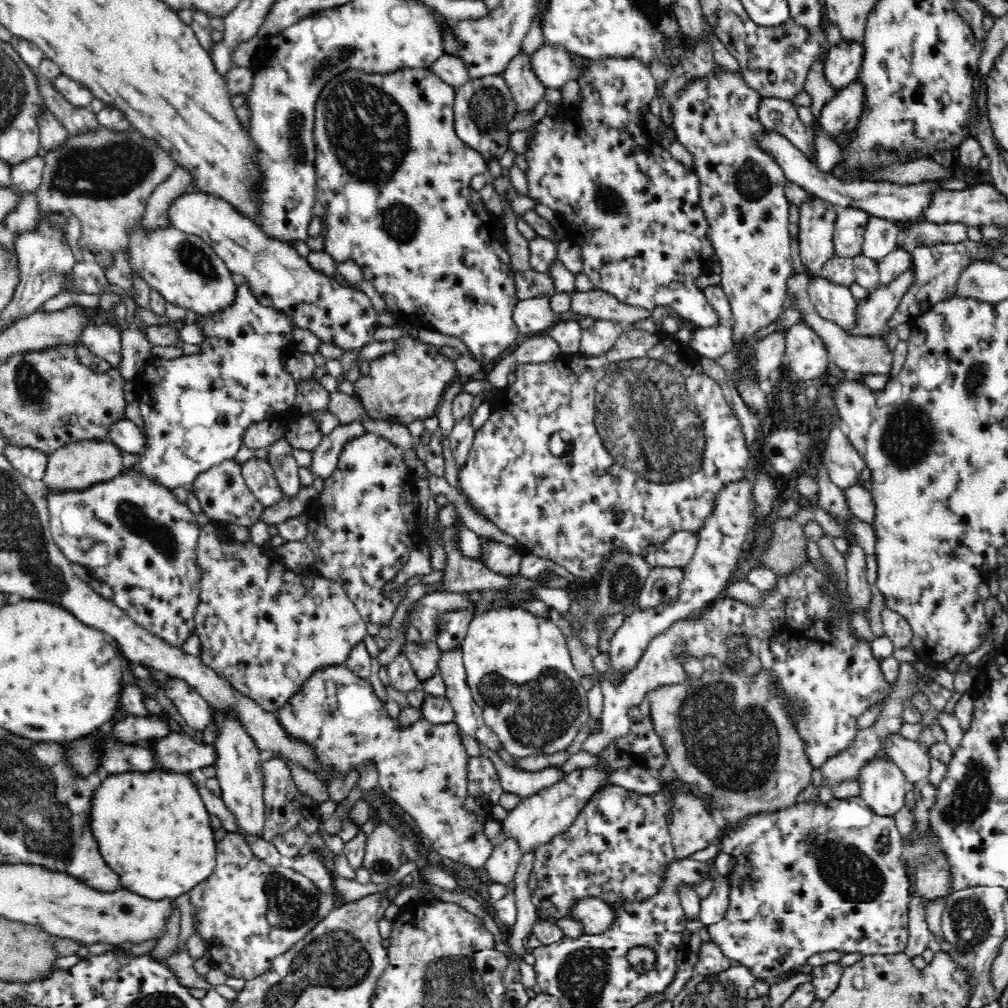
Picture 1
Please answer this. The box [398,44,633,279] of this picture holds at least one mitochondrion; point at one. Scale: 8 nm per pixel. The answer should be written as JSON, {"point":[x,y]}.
{"point":[487,105]}

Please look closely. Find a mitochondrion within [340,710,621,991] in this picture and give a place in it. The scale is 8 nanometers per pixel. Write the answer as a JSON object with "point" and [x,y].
{"point":[379,863]}

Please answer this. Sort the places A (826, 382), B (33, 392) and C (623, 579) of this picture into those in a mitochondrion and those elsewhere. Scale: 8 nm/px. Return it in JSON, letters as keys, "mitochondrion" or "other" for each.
{"A":"other","B":"mitochondrion","C":"mitochondrion"}

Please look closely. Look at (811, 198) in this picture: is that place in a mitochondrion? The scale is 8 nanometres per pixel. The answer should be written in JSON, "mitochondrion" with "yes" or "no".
{"mitochondrion":"no"}

